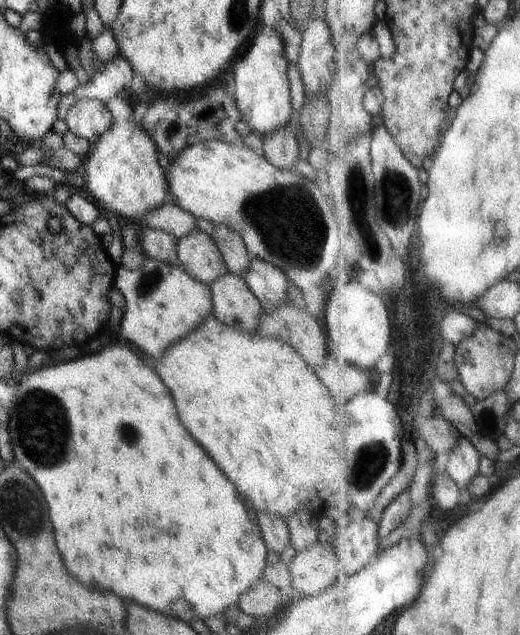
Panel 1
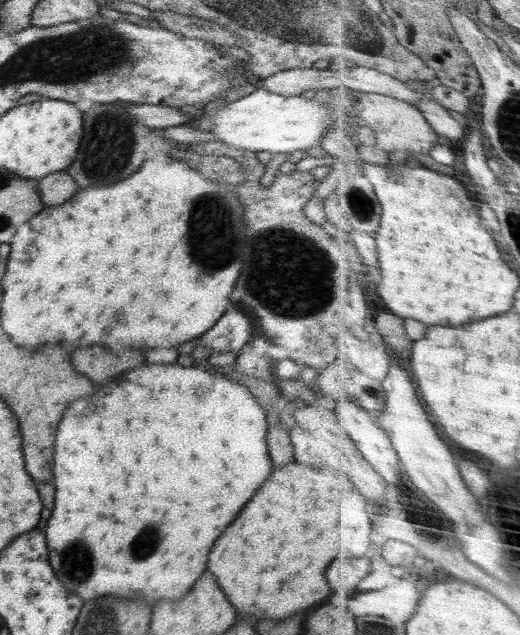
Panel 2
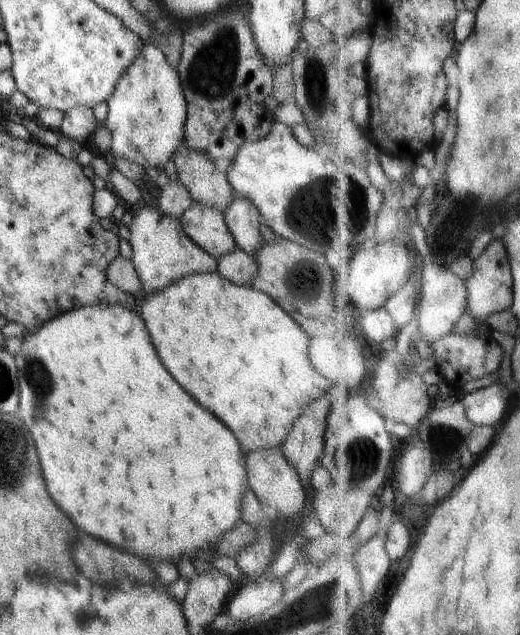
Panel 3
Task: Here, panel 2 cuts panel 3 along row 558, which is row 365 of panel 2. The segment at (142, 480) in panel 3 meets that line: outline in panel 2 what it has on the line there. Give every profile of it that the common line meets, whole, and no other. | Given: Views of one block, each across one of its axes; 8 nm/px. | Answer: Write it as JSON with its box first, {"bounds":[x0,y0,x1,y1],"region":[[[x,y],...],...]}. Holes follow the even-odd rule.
{"bounds":[46,364,272,604],"region":[[[178,364],[140,366],[136,370],[126,372],[122,378],[110,382],[108,386],[100,388],[94,396],[72,402],[58,426],[58,440],[56,440],[56,452],[54,452],[56,508],[52,510],[50,520],[46,522],[48,558],[50,558],[54,572],[58,574],[58,580],[66,590],[70,588],[70,592],[78,594],[84,600],[92,600],[98,596],[118,596],[118,598],[144,598],[148,604],[156,604],[160,600],[184,598],[194,586],[194,582],[206,570],[208,552],[212,544],[216,542],[216,538],[238,516],[244,504],[256,494],[262,482],[266,482],[266,478],[270,476],[272,462],[268,456],[268,431],[266,412],[248,388],[240,382],[224,378],[224,375],[219,372],[206,371],[194,364],[190,368],[184,368]],[[80,512],[86,512],[92,518],[96,516],[98,520],[110,518],[110,520],[122,520],[122,522],[98,522],[98,524],[96,522],[70,522],[70,520],[78,520]]]}

